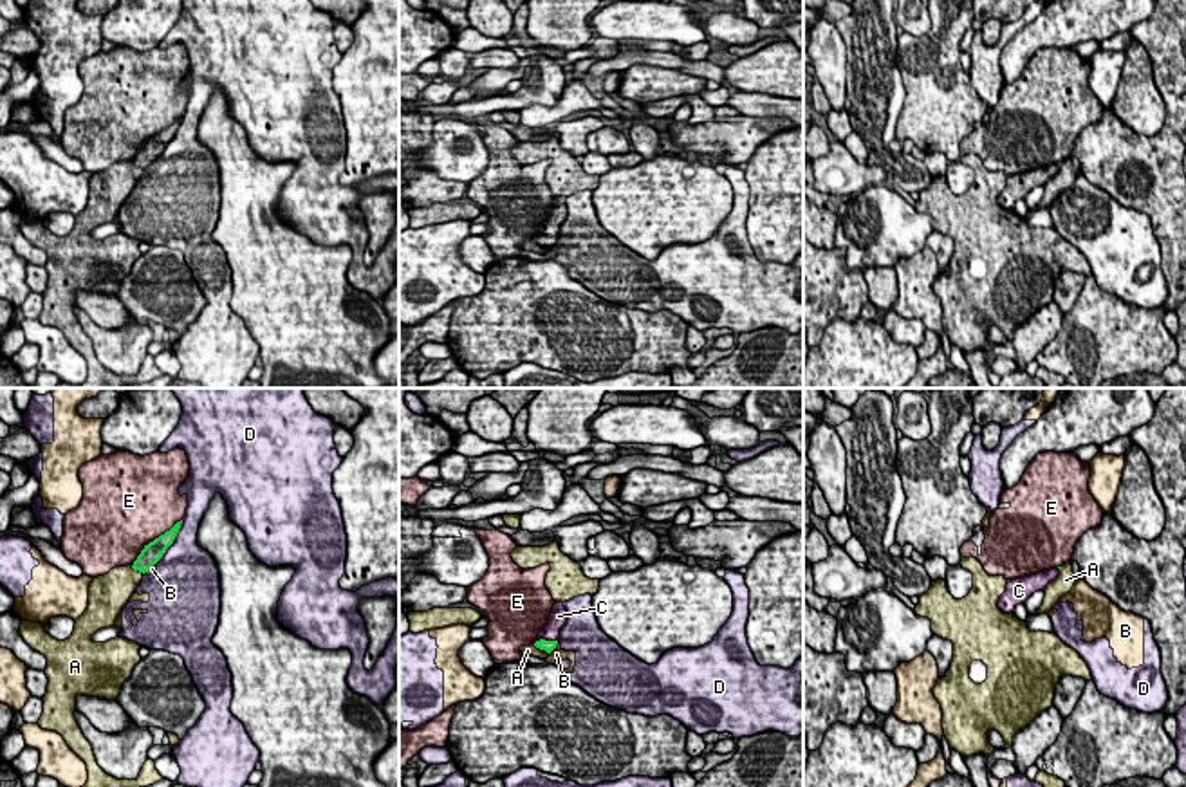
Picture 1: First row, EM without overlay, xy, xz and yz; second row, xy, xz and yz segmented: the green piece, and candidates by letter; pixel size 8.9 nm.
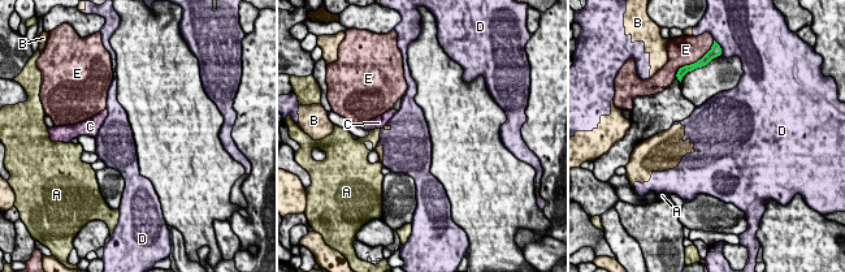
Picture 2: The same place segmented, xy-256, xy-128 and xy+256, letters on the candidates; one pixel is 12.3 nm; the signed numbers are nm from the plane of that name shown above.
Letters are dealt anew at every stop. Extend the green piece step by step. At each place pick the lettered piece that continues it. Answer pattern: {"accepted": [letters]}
{"accepted": ["C"]}

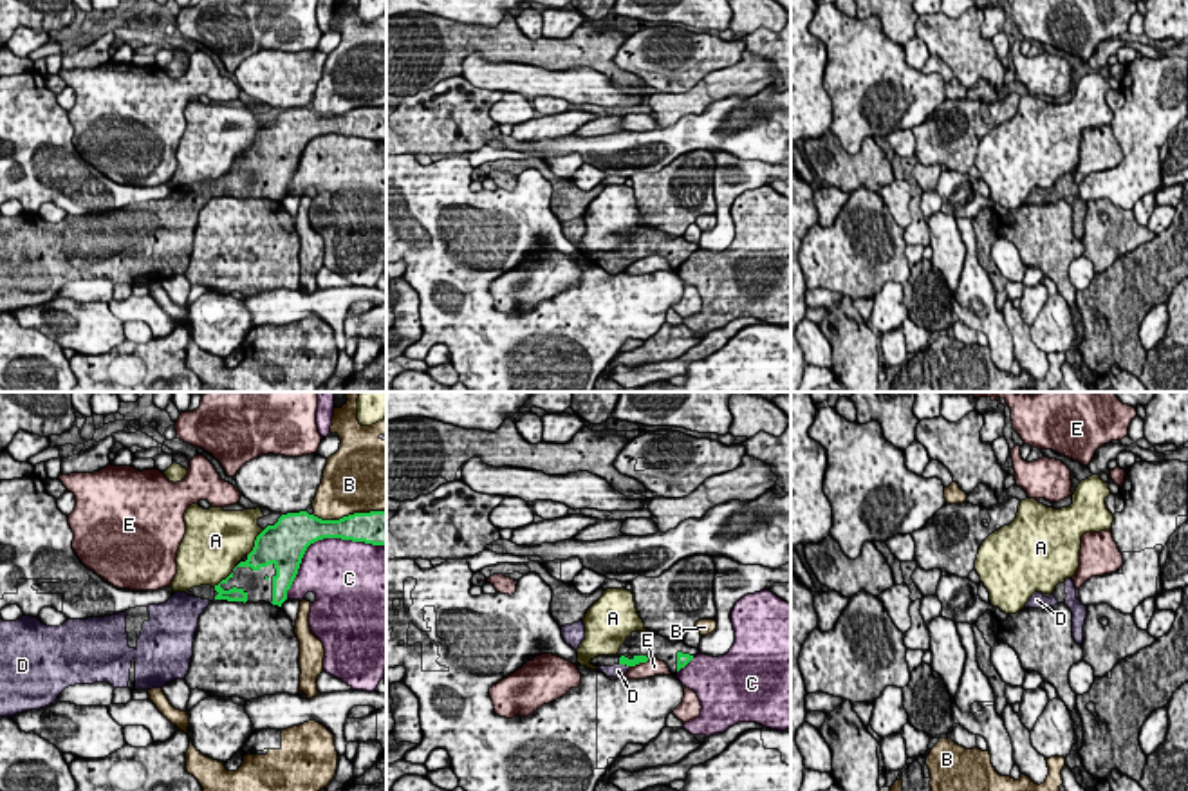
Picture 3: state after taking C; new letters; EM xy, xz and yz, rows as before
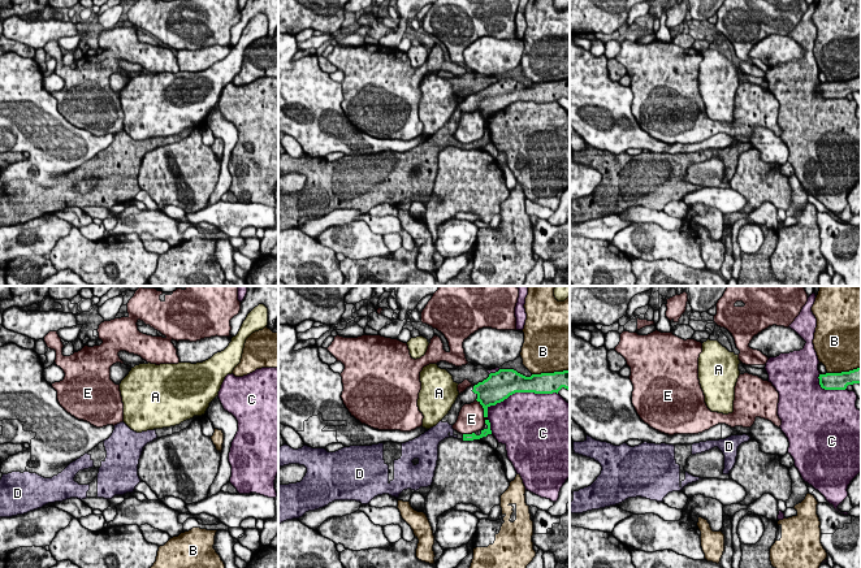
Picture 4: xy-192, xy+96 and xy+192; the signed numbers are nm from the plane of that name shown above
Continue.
{"accepted": ["D"]}

